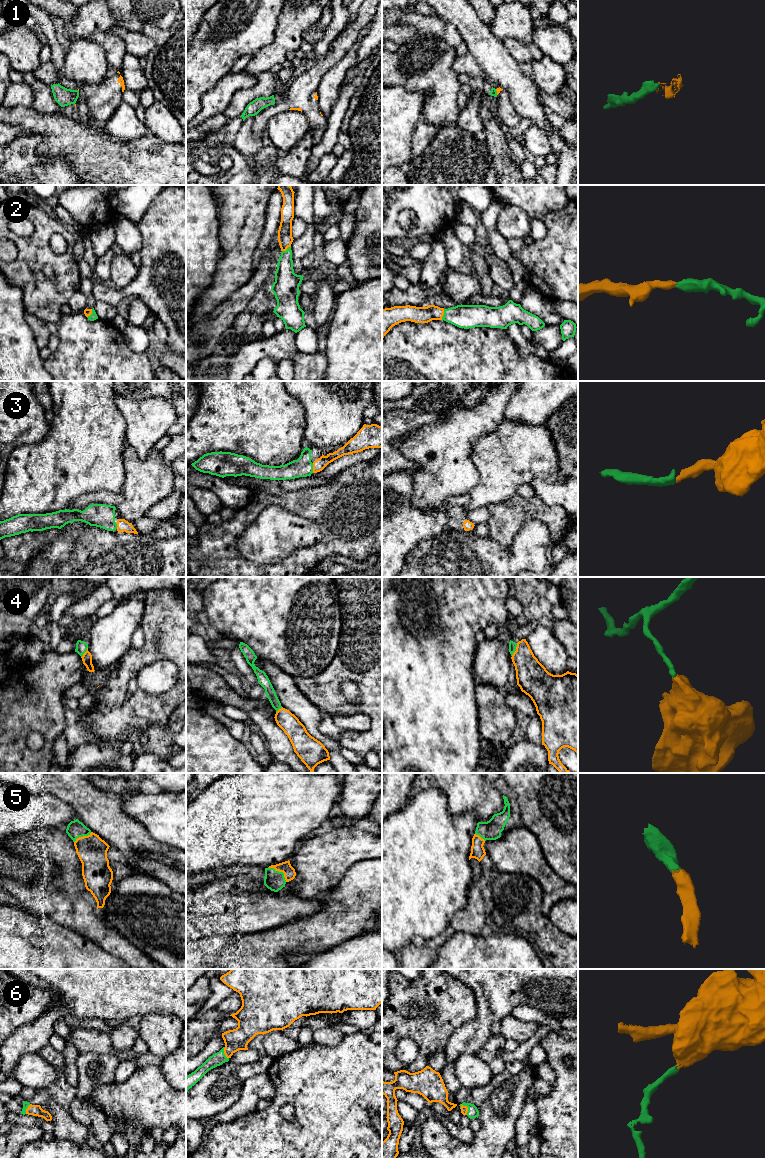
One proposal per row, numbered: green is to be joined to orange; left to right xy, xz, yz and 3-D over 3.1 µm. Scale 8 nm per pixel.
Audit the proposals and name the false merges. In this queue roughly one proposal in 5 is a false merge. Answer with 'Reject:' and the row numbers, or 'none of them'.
Reject: 1

